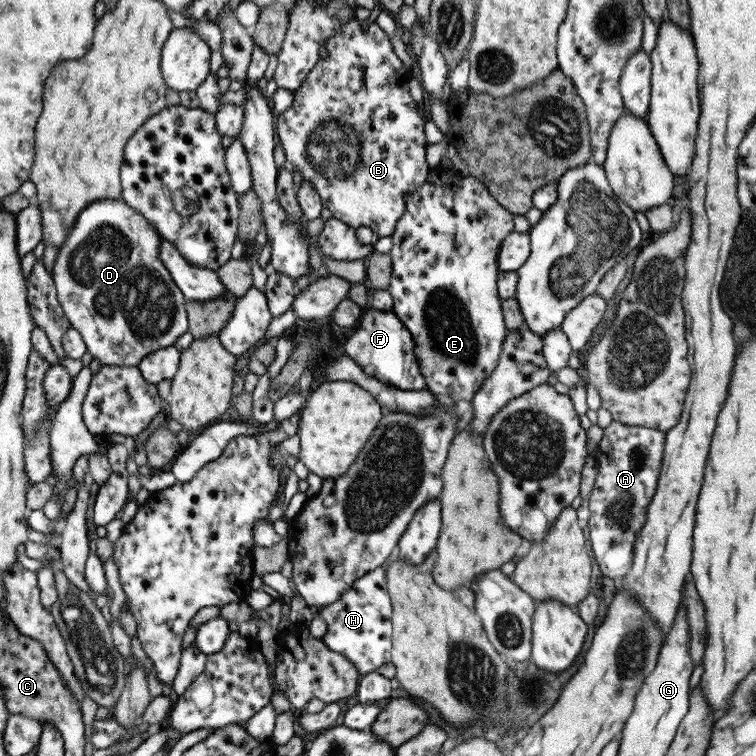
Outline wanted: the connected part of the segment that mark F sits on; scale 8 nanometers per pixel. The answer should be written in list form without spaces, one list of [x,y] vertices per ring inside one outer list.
[[[364,309],[363,316],[354,334],[343,342],[345,354],[372,378],[385,385],[392,385],[402,390],[426,389],[426,381],[420,370],[419,360],[414,350],[414,339],[411,332],[393,311]]]

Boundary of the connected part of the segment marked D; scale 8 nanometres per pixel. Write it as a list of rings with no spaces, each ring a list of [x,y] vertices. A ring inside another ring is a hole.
[[[122,198],[116,200],[100,199],[92,202],[92,204],[89,204],[80,212],[64,241],[63,247],[60,247],[57,251],[57,257],[54,261],[54,266],[52,266],[51,275],[57,290],[58,303],[62,307],[66,318],[70,321],[71,327],[80,332],[82,340],[84,340],[87,346],[87,351],[92,354],[94,359],[99,360],[102,365],[137,366],[144,356],[148,356],[148,353],[174,345],[178,337],[189,330],[187,310],[185,307],[187,300],[181,290],[176,286],[168,269],[160,260],[159,250],[161,240],[162,236],[159,236],[158,231],[148,220],[137,210],[130,208]]]

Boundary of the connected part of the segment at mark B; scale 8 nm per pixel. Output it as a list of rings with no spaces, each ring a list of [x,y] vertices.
[[[353,18],[346,21],[330,36],[323,44],[323,55],[316,67],[312,69],[304,80],[300,89],[293,92],[294,103],[288,110],[280,113],[276,117],[275,130],[280,138],[282,150],[286,154],[286,166],[290,170],[300,171],[303,180],[310,181],[315,184],[318,194],[324,207],[328,208],[333,214],[334,219],[341,220],[346,227],[360,228],[360,226],[368,226],[379,237],[391,236],[394,232],[396,223],[405,211],[406,196],[412,194],[421,184],[428,178],[428,173],[432,170],[426,162],[426,150],[428,143],[424,136],[424,118],[420,117],[418,105],[412,99],[409,92],[409,81],[412,79],[408,68],[403,64],[402,60],[395,54],[392,38],[386,35],[375,23],[370,24],[366,30],[362,28],[362,21]]]

